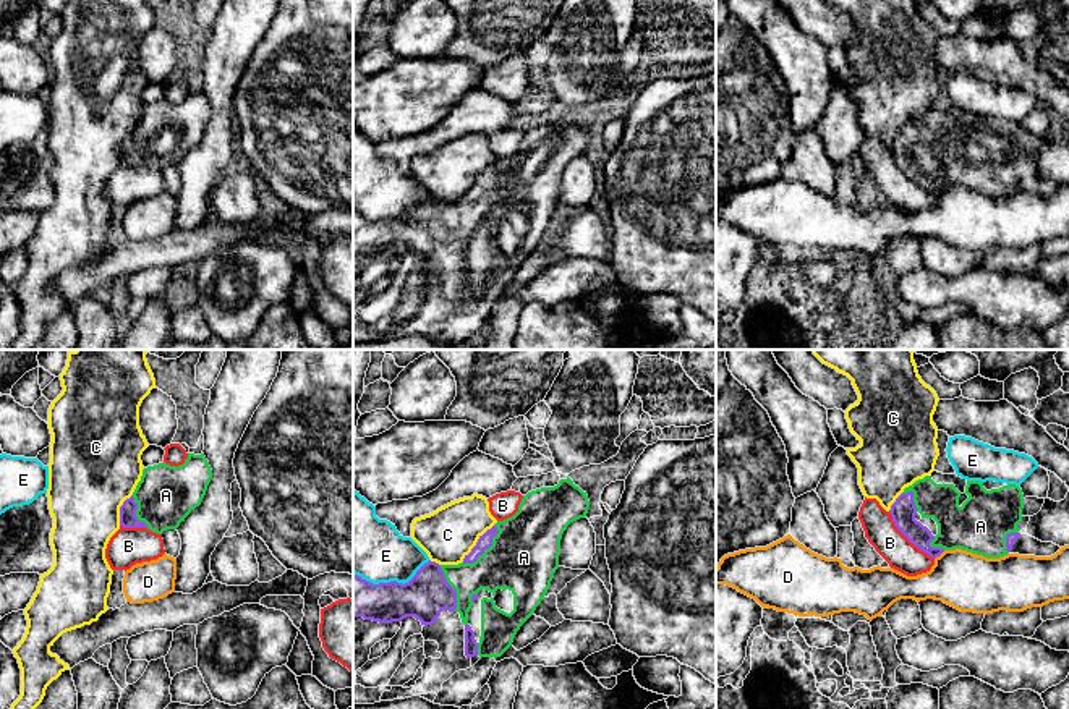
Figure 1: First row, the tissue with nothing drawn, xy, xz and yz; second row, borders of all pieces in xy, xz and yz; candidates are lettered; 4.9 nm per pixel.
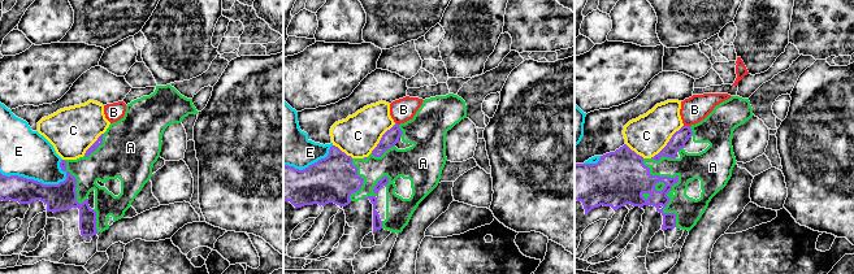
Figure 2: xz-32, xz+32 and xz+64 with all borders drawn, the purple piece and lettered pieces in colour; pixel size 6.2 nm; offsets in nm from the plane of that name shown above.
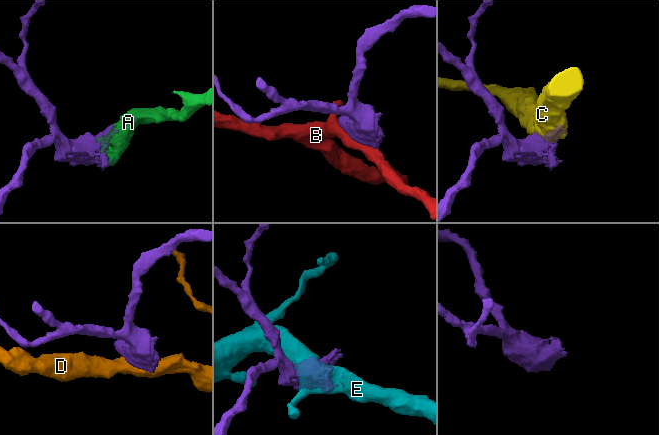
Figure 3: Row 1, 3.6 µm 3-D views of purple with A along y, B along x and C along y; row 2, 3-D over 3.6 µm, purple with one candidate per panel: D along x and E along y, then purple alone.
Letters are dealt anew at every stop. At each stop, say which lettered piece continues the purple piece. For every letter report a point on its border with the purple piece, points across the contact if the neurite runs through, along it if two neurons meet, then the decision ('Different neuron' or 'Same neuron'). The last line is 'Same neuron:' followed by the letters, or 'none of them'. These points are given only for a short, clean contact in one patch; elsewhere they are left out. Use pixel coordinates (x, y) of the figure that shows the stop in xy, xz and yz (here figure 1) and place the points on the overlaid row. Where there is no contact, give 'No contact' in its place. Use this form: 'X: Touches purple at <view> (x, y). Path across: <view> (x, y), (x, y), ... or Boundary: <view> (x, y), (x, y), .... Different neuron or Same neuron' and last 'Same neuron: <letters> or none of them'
A: Touches purple at xz (486, 547). Same neuron
B: Touches purple at yz (907, 538). Different neuron
C: Touches purple at xz (477, 543). Different neuron
D: Touches purple at yz (940, 554). Different neuron
E: Touches purple at xz (391, 581). Different neuron
Same neuron: A

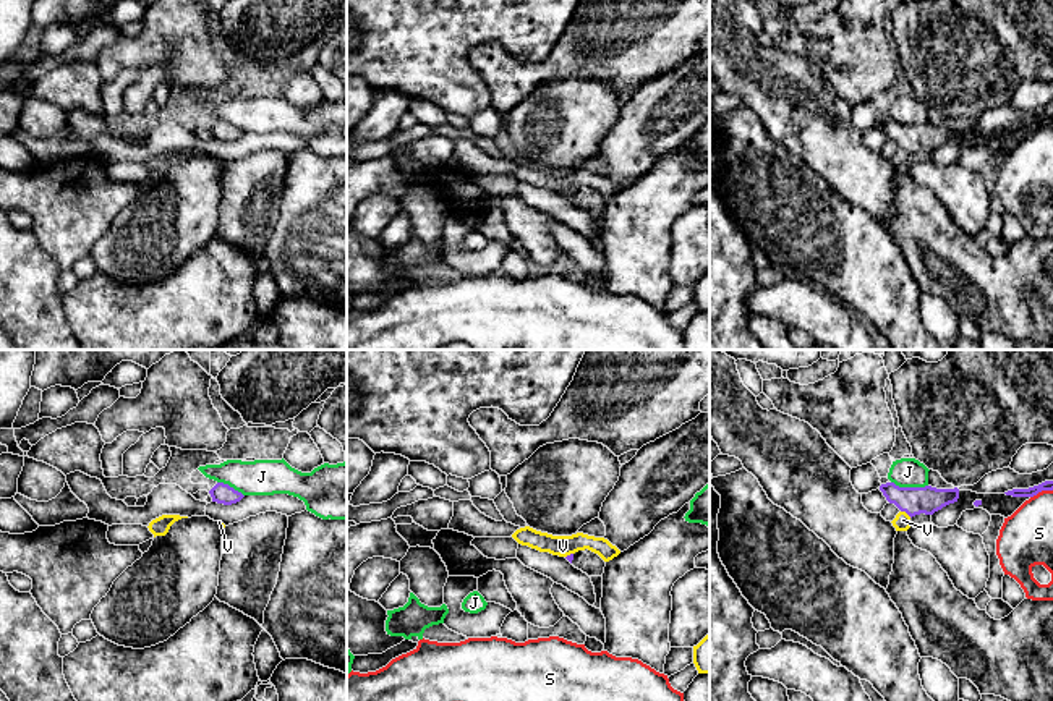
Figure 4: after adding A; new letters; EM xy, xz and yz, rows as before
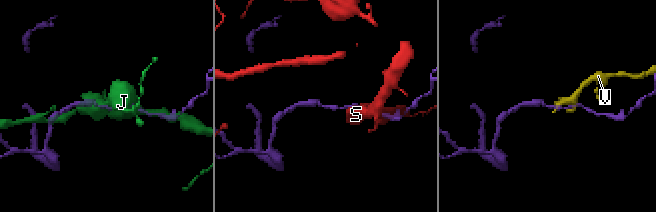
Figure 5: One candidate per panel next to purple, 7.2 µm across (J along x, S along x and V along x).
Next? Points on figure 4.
J: Touches purple at yz (909, 488). Different neuron
S: Touches purple at yz (1040, 491). Different neuron
V: Touches purple at yz (906, 512). Boundary: yz (901, 510), (911, 517). Different neuron
Same neuron: none of them

